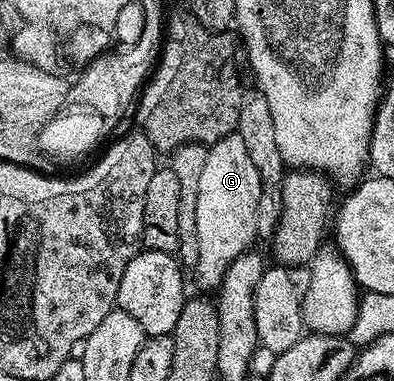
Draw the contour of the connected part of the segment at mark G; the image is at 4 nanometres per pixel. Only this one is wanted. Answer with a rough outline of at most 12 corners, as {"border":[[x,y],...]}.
{"border":[[235,131],[208,148],[196,195],[210,291],[258,237],[260,171]]}

